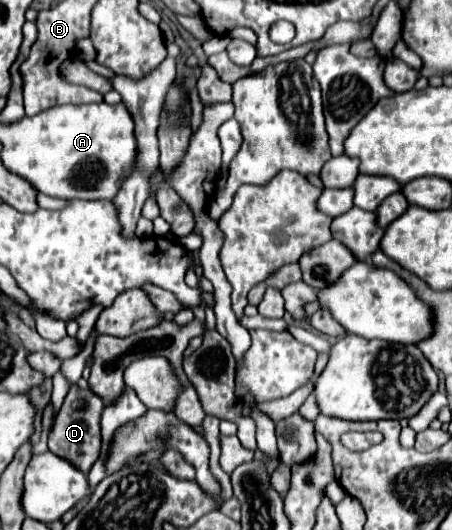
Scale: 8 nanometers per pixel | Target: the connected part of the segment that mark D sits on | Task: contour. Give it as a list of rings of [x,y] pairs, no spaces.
[[[72,385],[56,419],[52,425],[52,431],[48,435],[48,451],[56,453],[58,457],[70,461],[78,471],[88,473],[94,461],[100,457],[100,415],[102,415],[104,403],[94,393],[80,389],[78,385]]]

